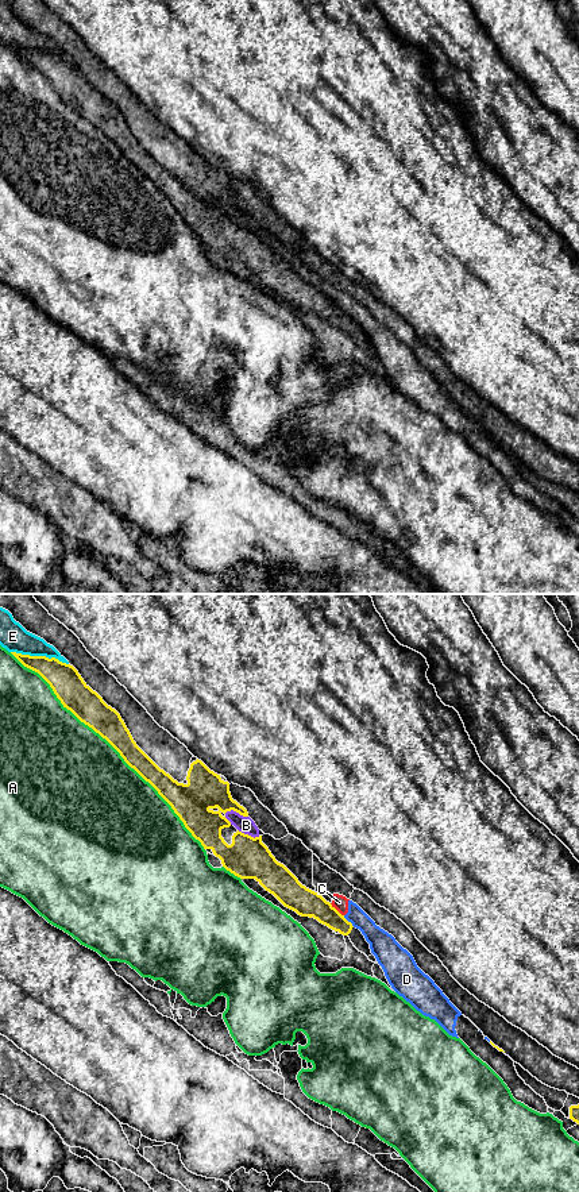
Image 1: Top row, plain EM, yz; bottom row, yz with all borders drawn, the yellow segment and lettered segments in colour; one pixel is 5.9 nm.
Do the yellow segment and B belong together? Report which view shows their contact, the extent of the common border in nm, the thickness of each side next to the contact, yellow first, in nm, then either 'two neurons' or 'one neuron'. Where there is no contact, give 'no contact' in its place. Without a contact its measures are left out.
contact in yz; length 150 nm; calibres 220 and 100 nm; two neurons

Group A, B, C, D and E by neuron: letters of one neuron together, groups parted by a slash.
A / B C D / E

